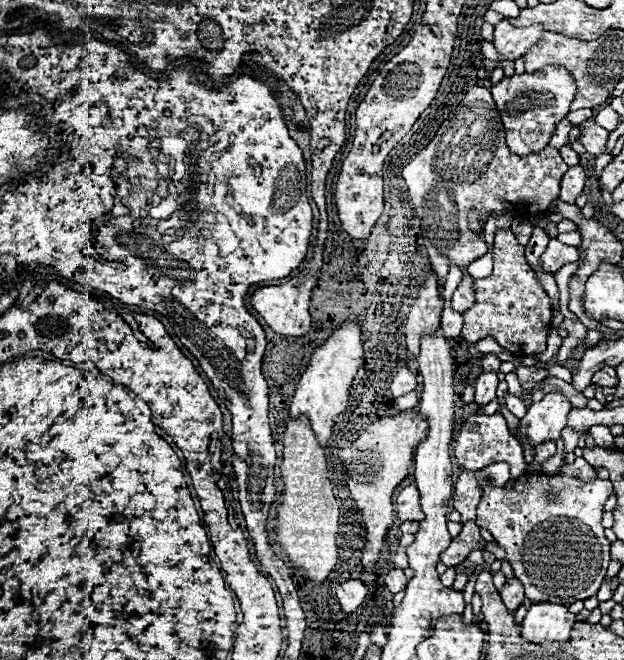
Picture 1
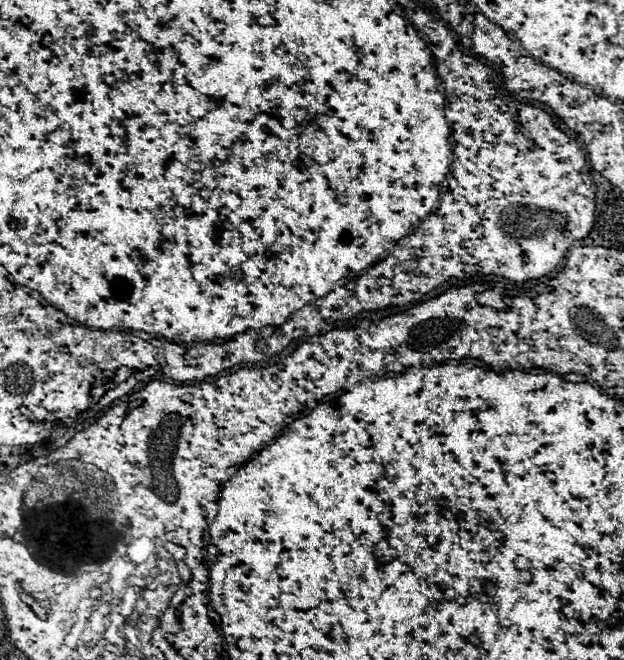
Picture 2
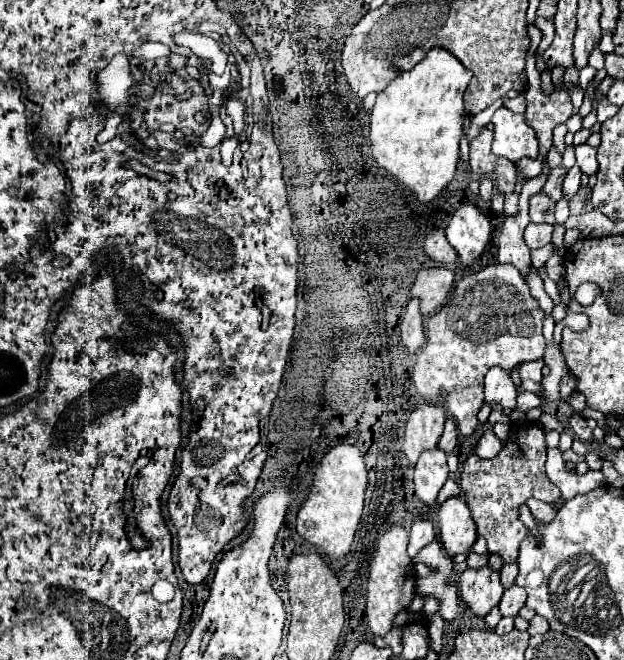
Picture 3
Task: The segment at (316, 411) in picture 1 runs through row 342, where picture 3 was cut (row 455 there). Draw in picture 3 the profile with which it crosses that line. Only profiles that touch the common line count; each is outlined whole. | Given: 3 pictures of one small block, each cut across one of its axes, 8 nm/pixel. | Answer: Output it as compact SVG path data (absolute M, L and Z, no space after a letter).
M350 444L332 446L322 456L314 472L314 480L308 488L308 496L304 498L298 510L298 520L296 520L298 534L310 544L322 548L330 558L342 558L344 554L348 554L354 532L362 516L366 482L368 482L368 472L360 450Z

